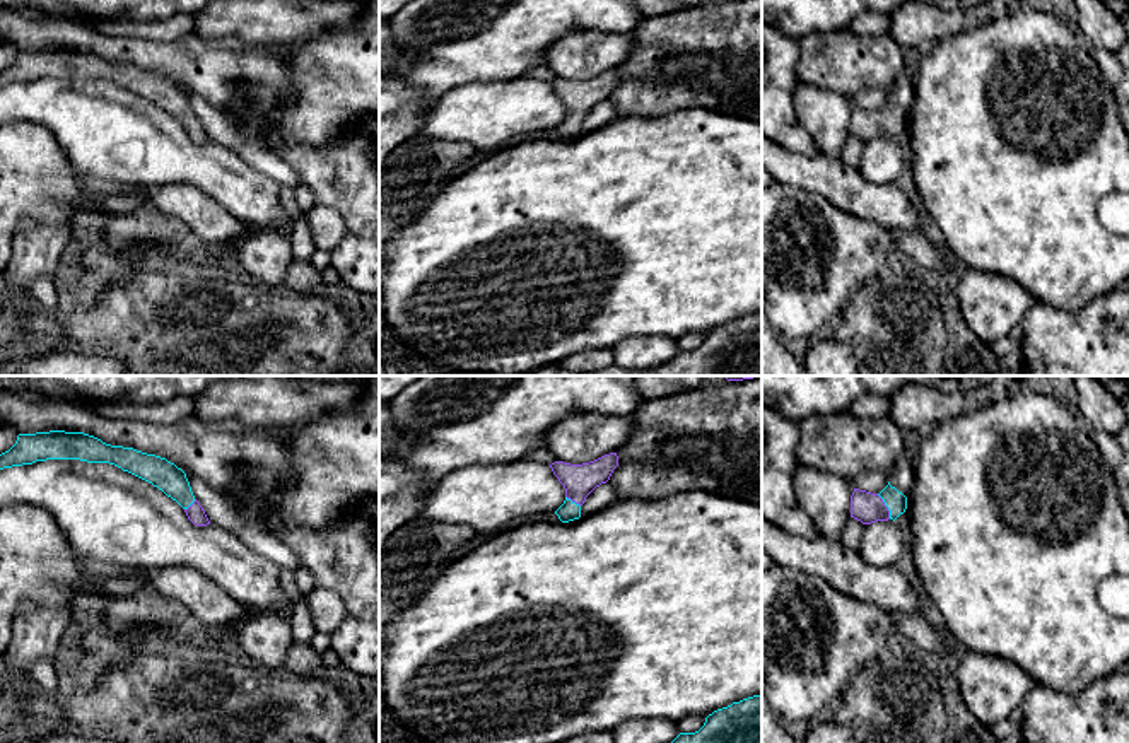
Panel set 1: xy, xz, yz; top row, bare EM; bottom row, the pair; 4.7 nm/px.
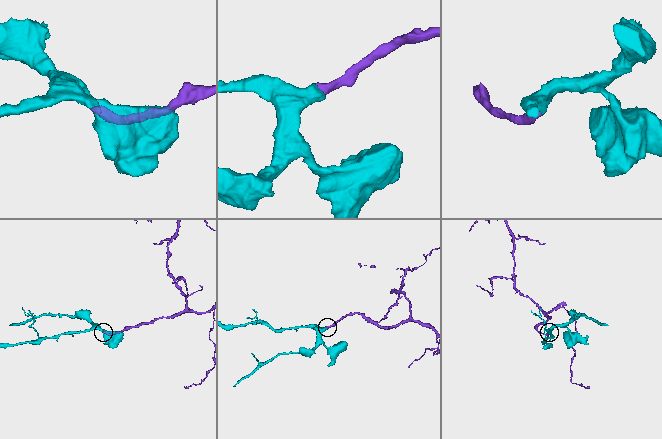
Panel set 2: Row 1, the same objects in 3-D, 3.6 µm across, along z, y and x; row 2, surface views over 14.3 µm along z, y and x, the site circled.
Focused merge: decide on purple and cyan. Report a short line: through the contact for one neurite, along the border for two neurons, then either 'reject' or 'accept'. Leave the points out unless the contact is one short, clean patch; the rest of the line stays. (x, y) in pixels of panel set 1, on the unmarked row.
yz (868, 125), (885, 123), (895, 118) | accept

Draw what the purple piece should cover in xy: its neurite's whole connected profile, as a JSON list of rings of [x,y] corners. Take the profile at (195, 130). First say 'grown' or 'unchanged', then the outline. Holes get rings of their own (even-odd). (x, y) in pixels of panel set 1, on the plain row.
grown; [[[50,48],[19,51],[15,61],[0,72],[0,87],[46,77],[80,77],[114,82],[152,101],[176,118],[195,143],[210,142],[203,125],[191,109],[186,91],[174,80],[133,65],[106,61],[84,50]]]

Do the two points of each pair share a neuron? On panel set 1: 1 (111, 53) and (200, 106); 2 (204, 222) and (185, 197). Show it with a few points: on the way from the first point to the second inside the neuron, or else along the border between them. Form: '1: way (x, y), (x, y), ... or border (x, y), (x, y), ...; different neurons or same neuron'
1: border (187, 89), (228, 117); different neurons
2: way (202, 216), (190, 204); same neuron

